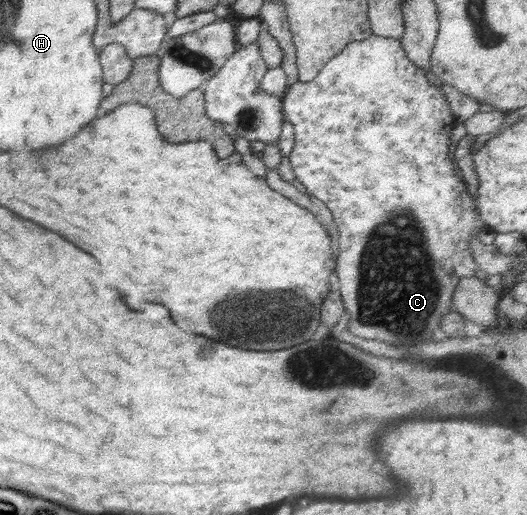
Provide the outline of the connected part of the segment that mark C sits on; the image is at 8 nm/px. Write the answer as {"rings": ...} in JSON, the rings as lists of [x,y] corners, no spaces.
{"rings":[[[371,35],[364,41],[352,41],[342,51],[340,56],[329,59],[318,75],[308,83],[298,82],[287,88],[281,97],[281,112],[284,121],[289,121],[294,127],[294,141],[289,162],[292,166],[295,179],[304,184],[309,194],[315,199],[324,202],[333,215],[336,231],[339,233],[339,254],[337,255],[337,290],[343,299],[350,319],[348,331],[355,339],[376,339],[387,345],[415,346],[432,339],[432,331],[439,328],[441,317],[454,311],[452,294],[458,287],[460,278],[474,276],[477,263],[471,252],[471,241],[478,240],[482,231],[488,229],[481,220],[477,200],[474,200],[462,180],[462,174],[456,170],[456,162],[448,159],[451,145],[450,131],[454,129],[456,120],[444,93],[438,86],[429,83],[424,69],[412,64],[396,38],[386,38]]]}

